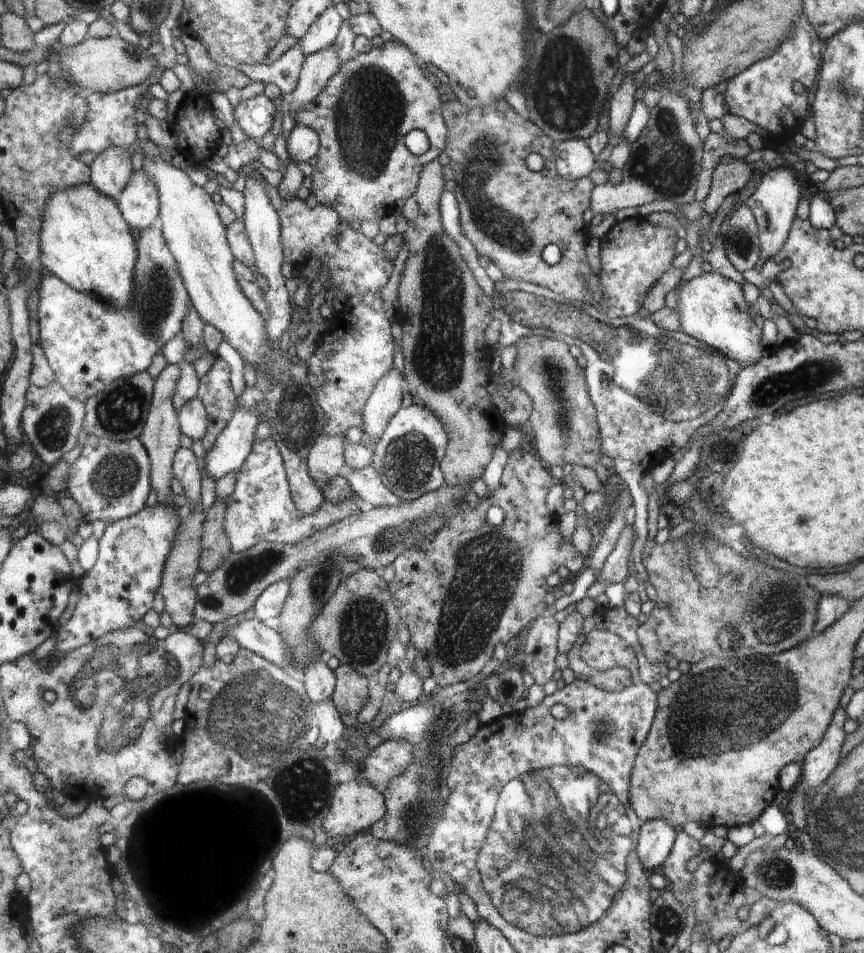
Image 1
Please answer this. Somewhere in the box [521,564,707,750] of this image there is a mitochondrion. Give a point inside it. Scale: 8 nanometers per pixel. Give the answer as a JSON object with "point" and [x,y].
{"point":[602,729]}

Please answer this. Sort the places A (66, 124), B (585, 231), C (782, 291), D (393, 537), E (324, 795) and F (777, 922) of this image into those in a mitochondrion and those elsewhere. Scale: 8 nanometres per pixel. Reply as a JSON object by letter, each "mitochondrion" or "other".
{"A":"mitochondrion","B":"other","C":"other","D":"mitochondrion","E":"mitochondrion","F":"other"}

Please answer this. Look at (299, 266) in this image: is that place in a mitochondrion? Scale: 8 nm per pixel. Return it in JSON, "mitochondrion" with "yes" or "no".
{"mitochondrion":"no"}

